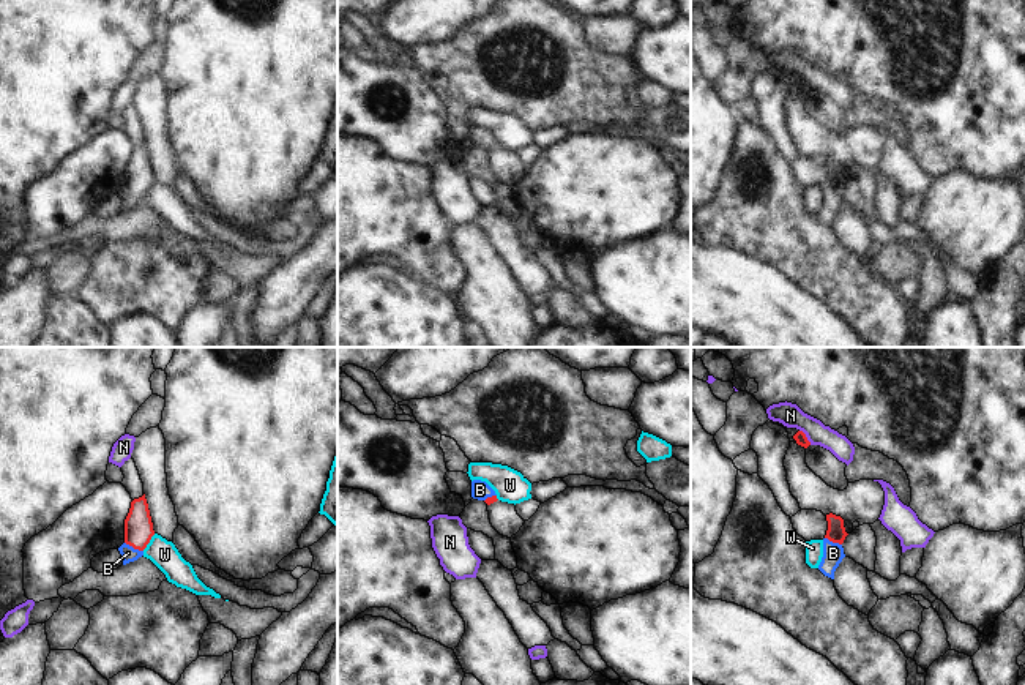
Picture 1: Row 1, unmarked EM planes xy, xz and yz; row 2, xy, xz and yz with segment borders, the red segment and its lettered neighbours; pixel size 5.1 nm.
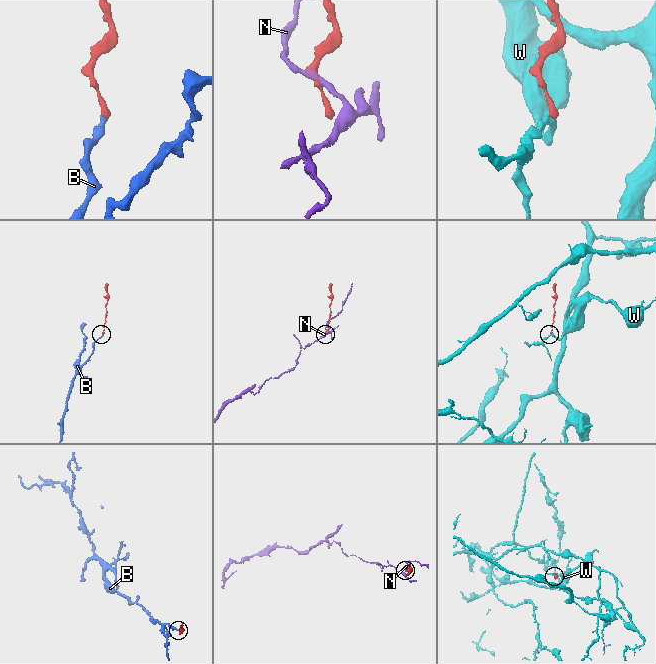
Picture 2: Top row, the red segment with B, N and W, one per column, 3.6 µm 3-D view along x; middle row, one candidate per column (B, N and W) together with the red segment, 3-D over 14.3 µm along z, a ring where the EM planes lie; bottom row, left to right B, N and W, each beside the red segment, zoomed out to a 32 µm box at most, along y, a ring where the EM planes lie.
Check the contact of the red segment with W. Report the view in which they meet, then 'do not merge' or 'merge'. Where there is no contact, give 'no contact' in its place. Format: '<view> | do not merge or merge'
xy | do not merge

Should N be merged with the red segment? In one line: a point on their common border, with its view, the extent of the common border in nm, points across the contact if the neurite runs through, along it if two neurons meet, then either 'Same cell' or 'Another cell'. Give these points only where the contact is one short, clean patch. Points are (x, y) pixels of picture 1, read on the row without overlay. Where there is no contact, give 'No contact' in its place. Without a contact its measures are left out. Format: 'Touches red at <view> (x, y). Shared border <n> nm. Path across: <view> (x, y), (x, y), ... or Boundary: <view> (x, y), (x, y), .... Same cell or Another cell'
Touches red at yz (806, 84). Shared border 100 nm. Boundary: yz (800, 76), (811, 90). Another cell

